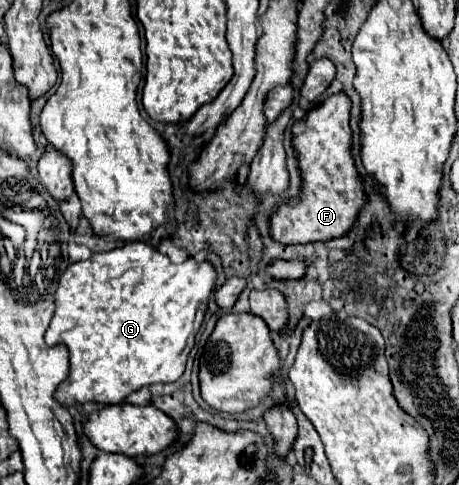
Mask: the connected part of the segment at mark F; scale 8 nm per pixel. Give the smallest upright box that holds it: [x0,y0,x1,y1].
[271,93,367,245]

